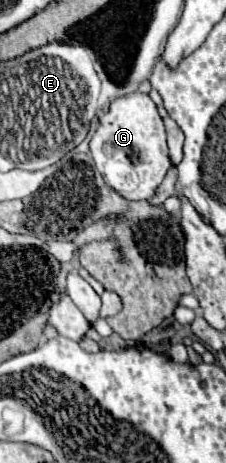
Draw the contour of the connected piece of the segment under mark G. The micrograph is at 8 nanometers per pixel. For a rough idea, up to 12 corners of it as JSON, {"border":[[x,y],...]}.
{"border":[[122,96],[90,148],[106,184],[150,200],[171,166],[152,98]]}

